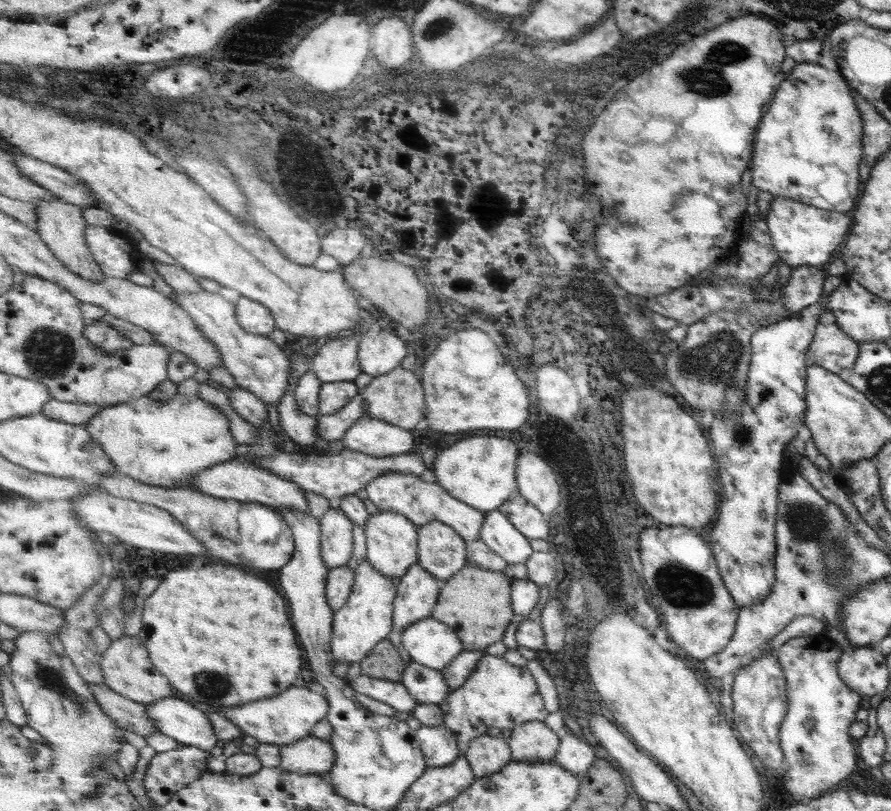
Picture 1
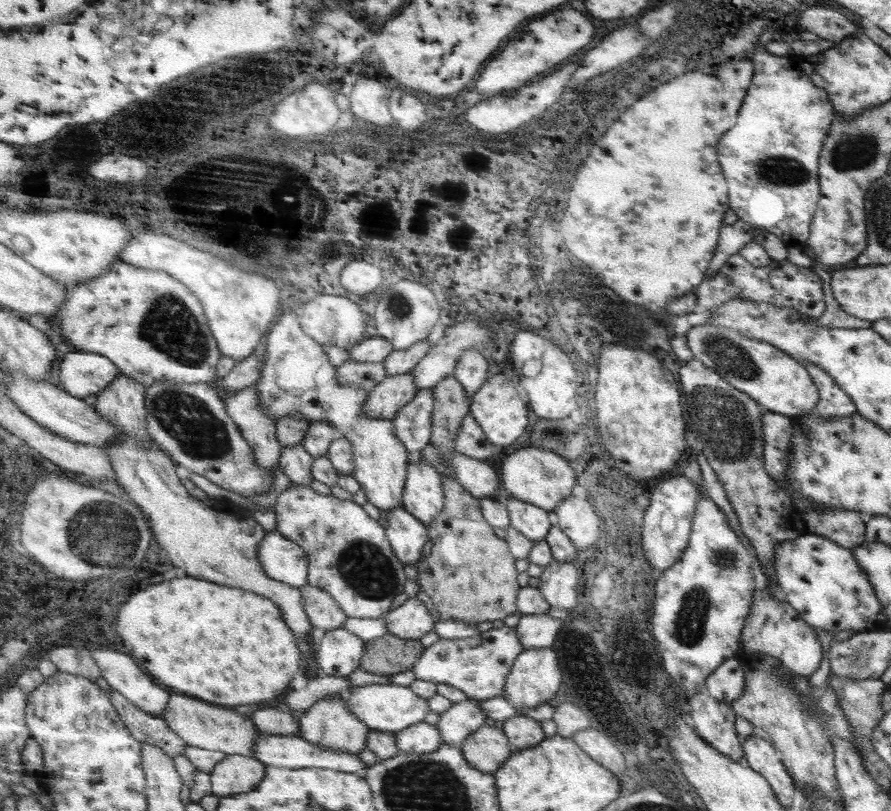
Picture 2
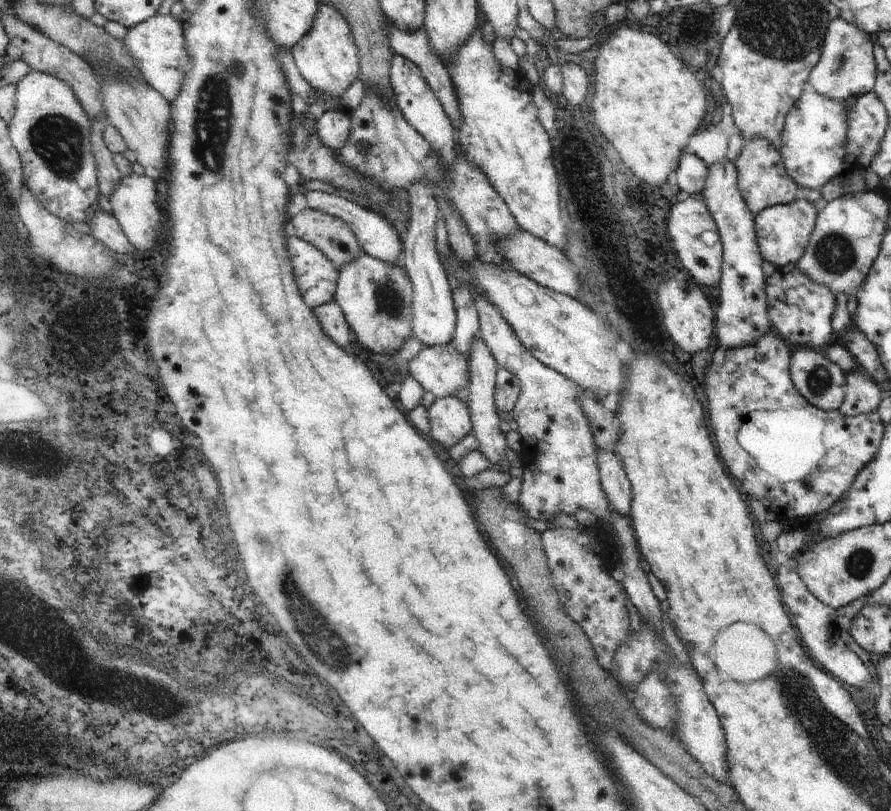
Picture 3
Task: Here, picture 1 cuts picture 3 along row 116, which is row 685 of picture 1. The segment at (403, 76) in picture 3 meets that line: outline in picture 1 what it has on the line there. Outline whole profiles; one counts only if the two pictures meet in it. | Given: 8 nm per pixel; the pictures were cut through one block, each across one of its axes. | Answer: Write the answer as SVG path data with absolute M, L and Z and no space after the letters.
M413 660L407 664L405 678L401 682L409 688L419 704L443 706L445 700L451 696L451 686L447 684L443 672L437 672Z

